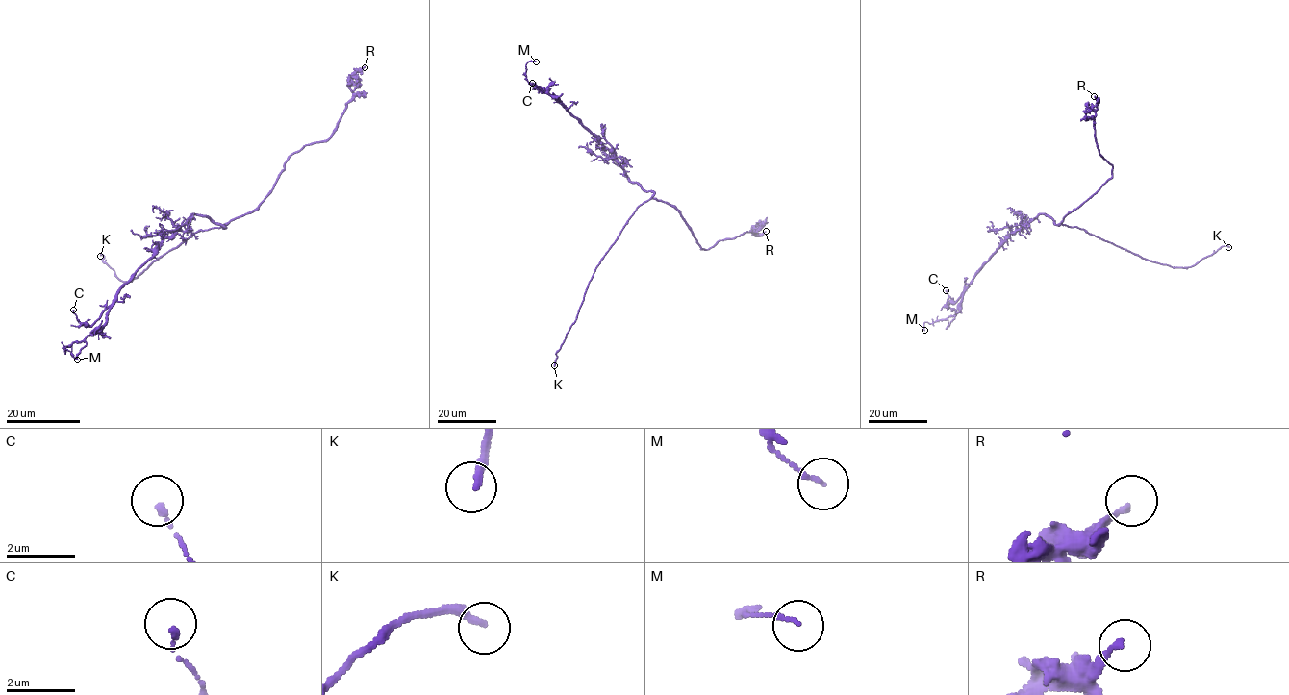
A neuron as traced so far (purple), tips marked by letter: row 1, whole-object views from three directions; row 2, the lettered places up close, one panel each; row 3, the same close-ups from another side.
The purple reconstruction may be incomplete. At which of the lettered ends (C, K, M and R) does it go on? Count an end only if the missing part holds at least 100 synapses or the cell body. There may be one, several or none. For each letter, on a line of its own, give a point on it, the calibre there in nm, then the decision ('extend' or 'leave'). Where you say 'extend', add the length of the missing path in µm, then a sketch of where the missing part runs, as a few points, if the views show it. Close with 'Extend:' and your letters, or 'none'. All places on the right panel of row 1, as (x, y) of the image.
C: (946, 290) | 150 nm | leave
K: (1228, 247) | 220 nm | extend | 2 µm
M: (924, 330) | 120 nm | leave
R: (1094, 96) | 180 nm | leave
Extend: K

